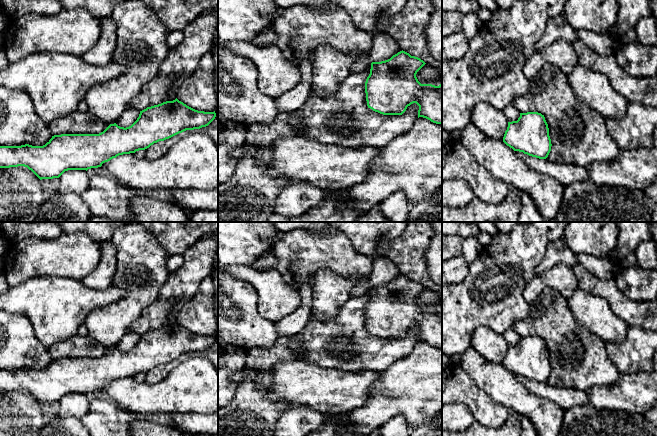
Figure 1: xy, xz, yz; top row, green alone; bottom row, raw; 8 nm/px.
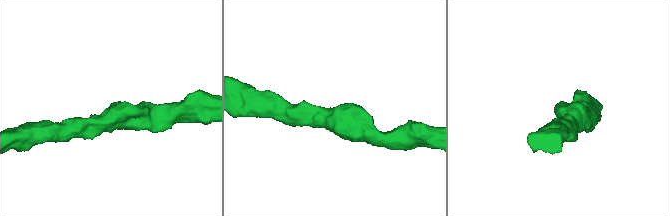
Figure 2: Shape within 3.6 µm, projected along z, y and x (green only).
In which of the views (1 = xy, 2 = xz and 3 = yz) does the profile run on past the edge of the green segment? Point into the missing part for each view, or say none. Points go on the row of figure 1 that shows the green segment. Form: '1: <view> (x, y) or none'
1: none
2: none
3: none

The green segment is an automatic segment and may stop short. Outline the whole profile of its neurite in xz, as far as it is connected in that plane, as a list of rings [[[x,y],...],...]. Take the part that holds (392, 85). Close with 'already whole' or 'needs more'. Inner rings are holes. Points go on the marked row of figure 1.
[[[400,51],[390,59],[381,62],[372,62],[370,74],[365,82],[365,93],[368,108],[383,115],[402,115],[408,106],[416,103],[419,106],[418,118],[423,117],[436,124],[442,124],[442,83],[439,86],[421,84],[416,74],[426,63],[418,57]]]; already whole

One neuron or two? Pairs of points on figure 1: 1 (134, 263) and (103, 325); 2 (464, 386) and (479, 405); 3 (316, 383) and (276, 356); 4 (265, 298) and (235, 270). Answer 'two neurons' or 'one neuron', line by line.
1: one neuron
2: one neuron
3: two neurons
4: one neuron

